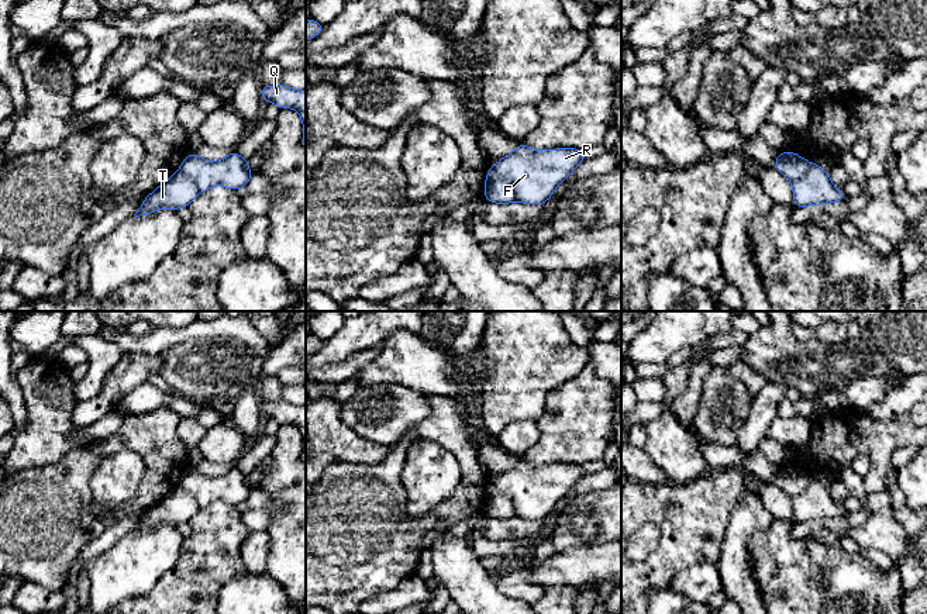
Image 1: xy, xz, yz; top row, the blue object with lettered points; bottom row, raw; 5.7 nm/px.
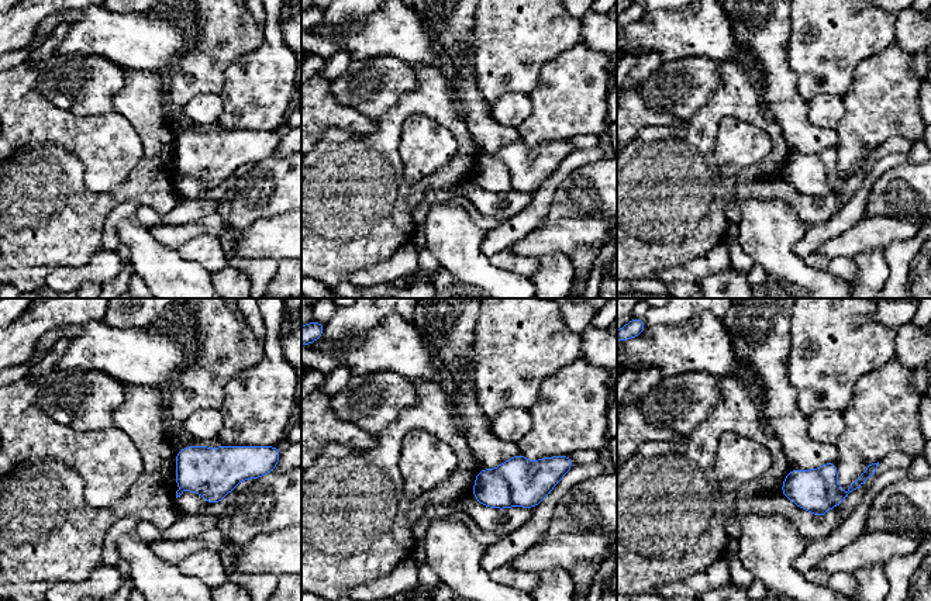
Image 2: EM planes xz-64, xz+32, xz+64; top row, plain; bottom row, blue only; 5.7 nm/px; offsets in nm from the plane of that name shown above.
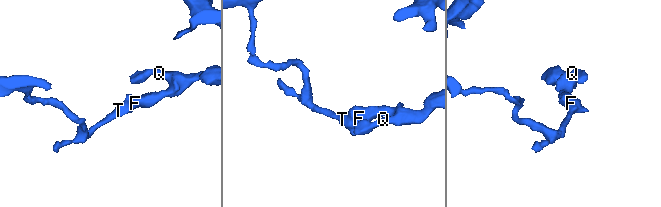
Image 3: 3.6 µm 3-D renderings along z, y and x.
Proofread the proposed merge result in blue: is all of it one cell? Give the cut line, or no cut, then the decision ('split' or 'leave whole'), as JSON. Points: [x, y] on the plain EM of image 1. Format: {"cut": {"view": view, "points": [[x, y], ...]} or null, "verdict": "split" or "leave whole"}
{"cut": {"view": "xz", "points": [[492, 482], [509, 499], [514, 514]]}, "verdict": "split"}

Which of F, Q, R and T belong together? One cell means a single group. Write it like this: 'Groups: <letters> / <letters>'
Groups: F Q R / T

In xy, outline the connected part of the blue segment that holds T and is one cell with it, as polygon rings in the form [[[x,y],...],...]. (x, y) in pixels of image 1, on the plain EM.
[[[176,487],[147,511],[134,531],[148,531],[162,524],[179,525],[187,522],[197,510],[199,504],[194,497],[180,487]]]

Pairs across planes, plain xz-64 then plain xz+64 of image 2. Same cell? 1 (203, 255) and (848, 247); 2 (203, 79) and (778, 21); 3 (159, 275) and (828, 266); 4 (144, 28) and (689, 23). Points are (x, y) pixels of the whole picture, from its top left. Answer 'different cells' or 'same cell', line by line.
1: different cells
2: different cells
3: different cells
4: same cell

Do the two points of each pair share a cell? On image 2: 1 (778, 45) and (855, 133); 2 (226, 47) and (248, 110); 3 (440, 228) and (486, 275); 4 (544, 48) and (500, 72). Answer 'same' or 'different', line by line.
1: different
2: different
3: same
4: same

